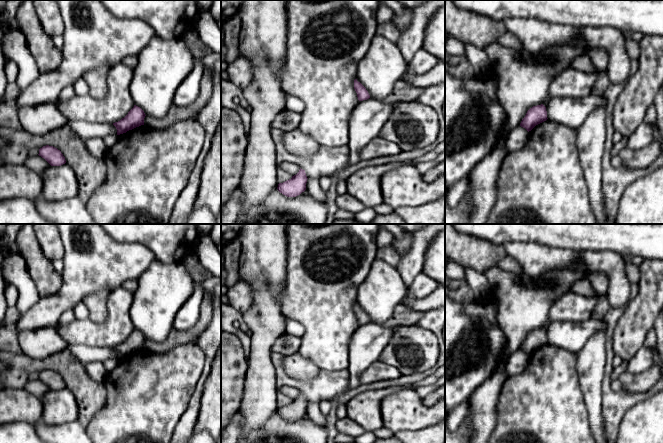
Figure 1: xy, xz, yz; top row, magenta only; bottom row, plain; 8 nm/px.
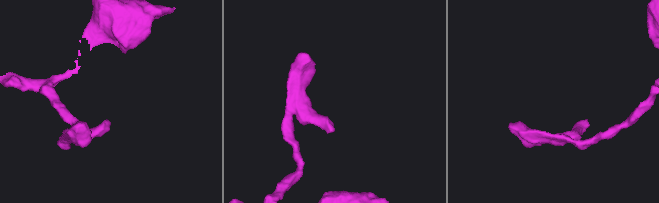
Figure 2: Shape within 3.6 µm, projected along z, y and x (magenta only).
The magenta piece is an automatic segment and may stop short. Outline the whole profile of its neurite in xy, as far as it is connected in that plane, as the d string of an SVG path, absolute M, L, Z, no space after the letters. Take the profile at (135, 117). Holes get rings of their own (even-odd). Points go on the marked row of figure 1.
M134 105L134 107L124 118L118 122L113 123L117 129L117 135L126 133L129 130L144 125L145 116L146 115L144 111L140 107Z

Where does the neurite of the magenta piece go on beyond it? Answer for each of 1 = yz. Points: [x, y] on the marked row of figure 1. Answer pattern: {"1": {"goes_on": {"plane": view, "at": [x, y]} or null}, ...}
{"1": {"goes_on": null}}

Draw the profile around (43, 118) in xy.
M55 102L22 107L18 119L22 129L34 135L44 135L69 122Z

